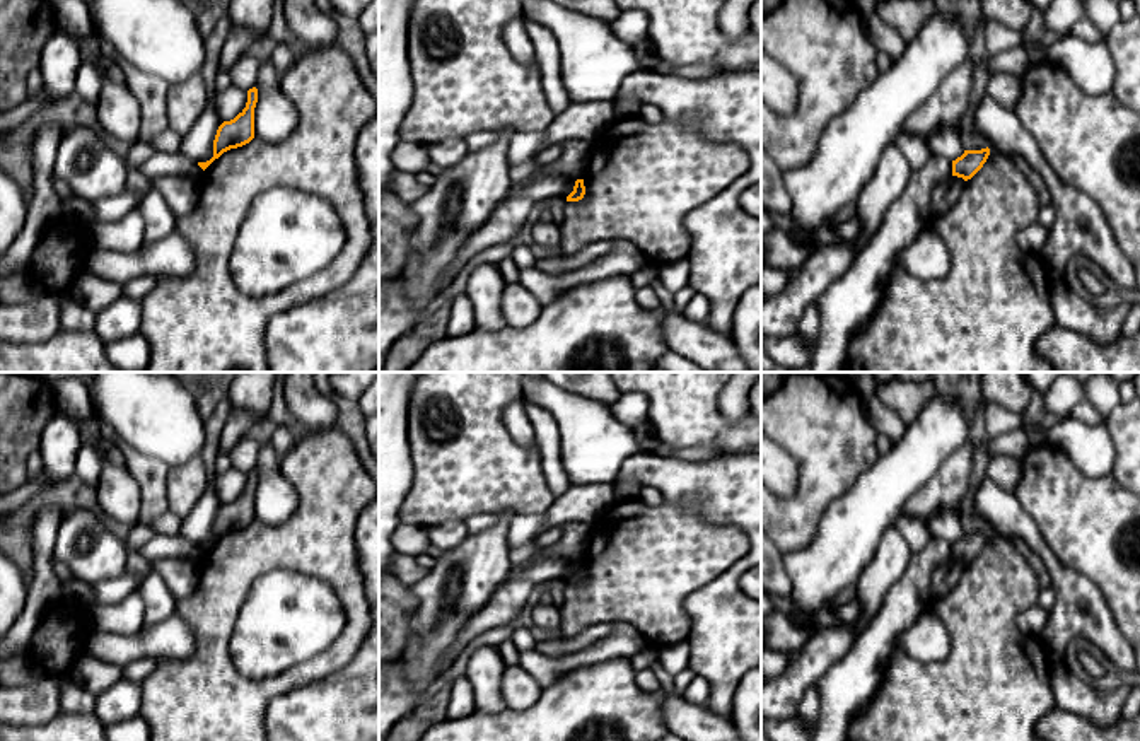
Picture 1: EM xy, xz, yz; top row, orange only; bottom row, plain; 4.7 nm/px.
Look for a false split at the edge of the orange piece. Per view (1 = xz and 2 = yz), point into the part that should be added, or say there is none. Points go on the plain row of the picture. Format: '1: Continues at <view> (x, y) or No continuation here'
1: No continuation here
2: No continuation here

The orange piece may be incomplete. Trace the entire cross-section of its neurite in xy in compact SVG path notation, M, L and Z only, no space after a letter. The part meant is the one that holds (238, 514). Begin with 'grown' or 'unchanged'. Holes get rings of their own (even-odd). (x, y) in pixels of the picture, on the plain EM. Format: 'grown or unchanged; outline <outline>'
unchanged; outline M258 471L247 473L246 490L230 504L224 504L213 522L213 540L206 545L198 545L205 553L215 541L230 531L242 529L254 521L254 490L258 485Z

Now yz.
unchanged; outline M990 531L981 533L964 533L961 540L952 543L952 558L963 560L964 563L971 562L986 545Z

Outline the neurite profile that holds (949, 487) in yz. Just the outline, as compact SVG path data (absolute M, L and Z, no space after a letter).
M963 444L935 473L935 476L903 507L903 514L928 517L942 509L961 512L964 499L971 493L973 447Z

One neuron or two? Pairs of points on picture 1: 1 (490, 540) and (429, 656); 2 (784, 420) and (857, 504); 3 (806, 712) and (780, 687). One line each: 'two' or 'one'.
1: one
2: two
3: two

